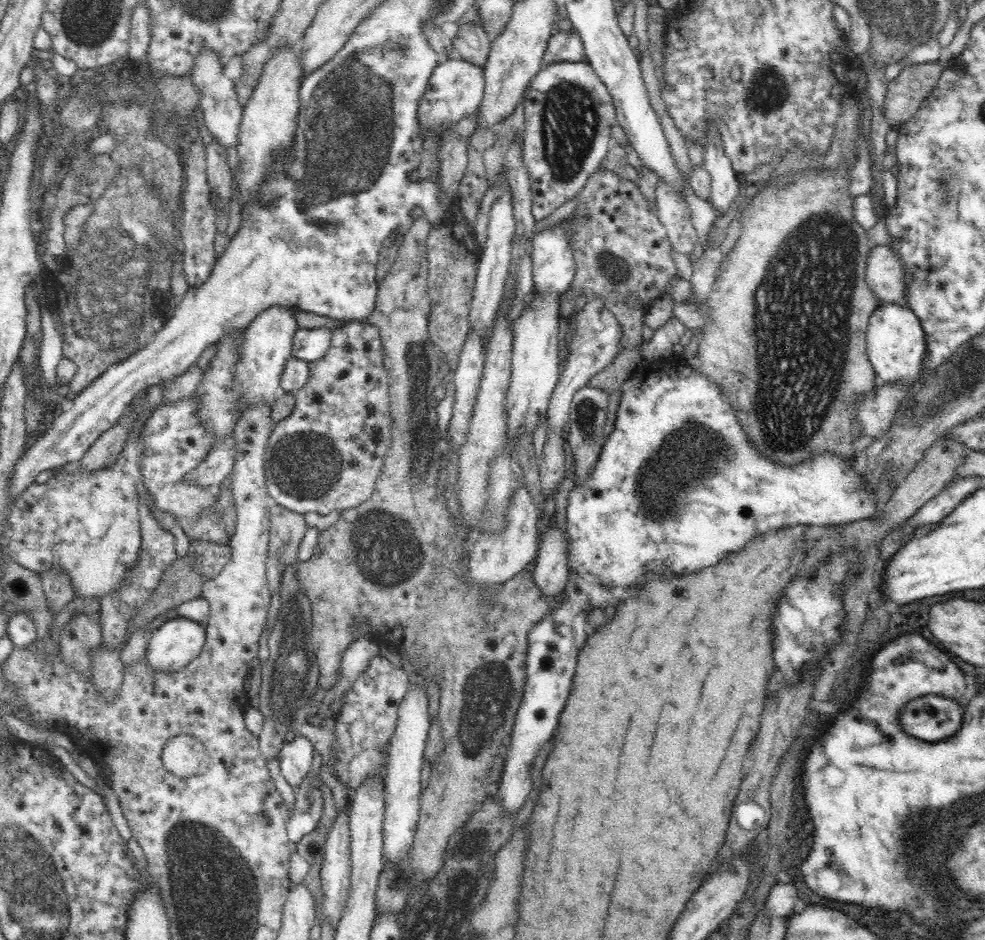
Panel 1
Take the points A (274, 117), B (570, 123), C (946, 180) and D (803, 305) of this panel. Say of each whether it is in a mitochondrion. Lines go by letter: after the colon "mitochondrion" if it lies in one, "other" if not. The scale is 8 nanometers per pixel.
A: other
B: mitochondrion
C: mitochondrion
D: mitochondrion

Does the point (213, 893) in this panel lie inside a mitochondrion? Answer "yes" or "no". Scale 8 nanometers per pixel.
yes

